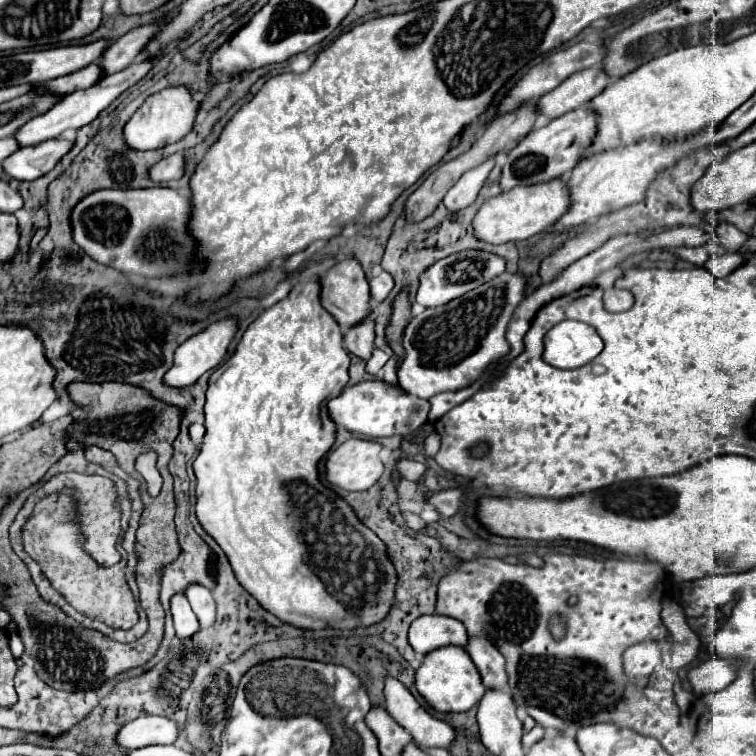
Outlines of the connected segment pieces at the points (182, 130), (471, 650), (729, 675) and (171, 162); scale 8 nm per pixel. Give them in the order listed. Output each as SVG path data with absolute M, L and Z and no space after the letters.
M166 88L158 94L152 94L136 112L134 116L126 122L122 138L124 144L130 150L140 150L140 152L148 152L148 150L160 150L168 144L174 144L178 140L182 140L194 124L196 118L196 110L198 104L192 98L194 94L186 88Z
M470 638L466 646L472 662L476 664L486 690L506 690L504 656L494 648L488 638Z
M710 658L708 662L696 666L688 672L688 682L692 684L692 688L698 696L708 694L708 692L718 692L718 690L726 688L732 680L734 680L732 662L726 662L720 658Z
M172 154L168 158L162 158L158 164L150 168L150 178L154 182L168 182L168 180L180 180L184 176L186 160L182 154Z

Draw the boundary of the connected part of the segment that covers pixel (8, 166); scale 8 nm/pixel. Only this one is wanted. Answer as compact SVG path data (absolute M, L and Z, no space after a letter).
M54 138L32 148L20 148L2 162L4 172L16 180L36 180L50 172L72 148L72 140Z

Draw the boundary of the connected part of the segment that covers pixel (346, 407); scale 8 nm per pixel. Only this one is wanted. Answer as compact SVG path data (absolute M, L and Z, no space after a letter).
M364 380L350 388L344 388L336 398L328 402L328 410L330 418L336 424L346 426L358 436L412 436L428 422L430 402L408 394L398 384L388 384L384 380Z

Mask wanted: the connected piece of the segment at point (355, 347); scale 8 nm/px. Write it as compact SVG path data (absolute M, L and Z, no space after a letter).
M374 314L366 316L362 322L358 322L356 326L352 326L350 330L346 330L344 338L346 338L346 350L368 360L374 348Z

